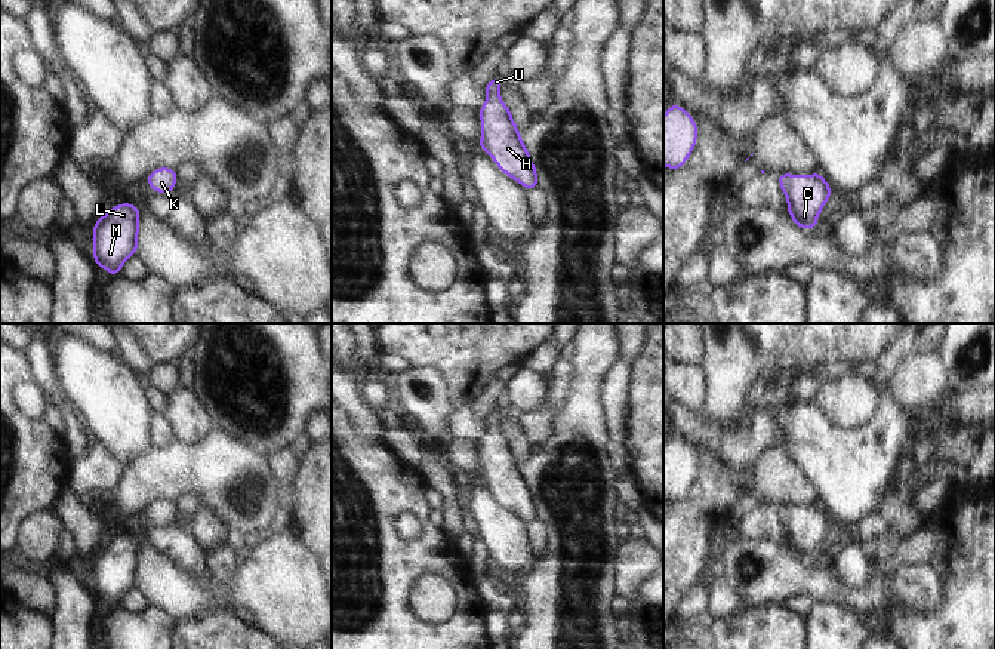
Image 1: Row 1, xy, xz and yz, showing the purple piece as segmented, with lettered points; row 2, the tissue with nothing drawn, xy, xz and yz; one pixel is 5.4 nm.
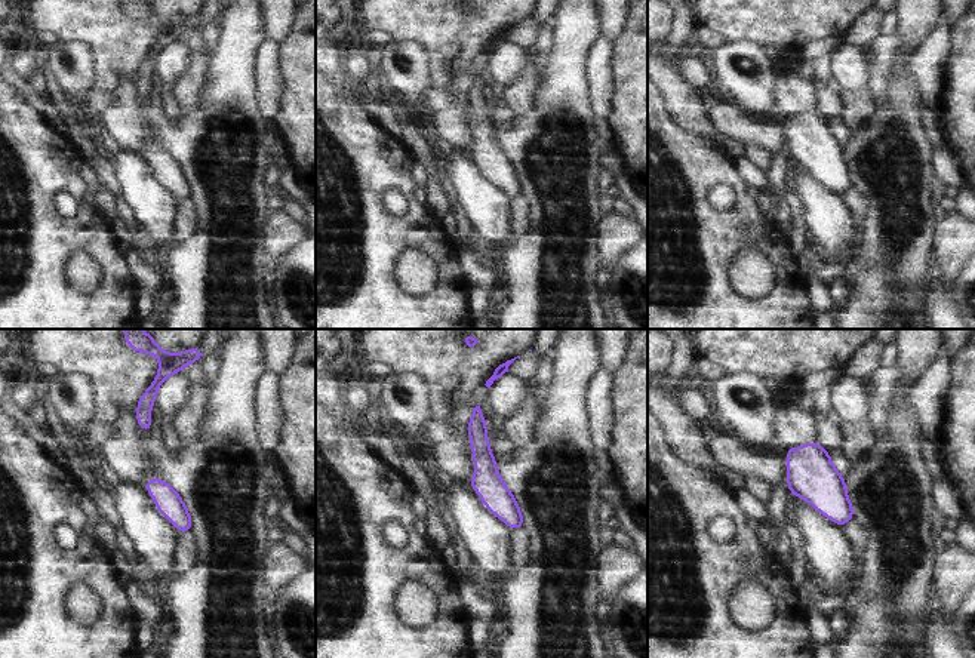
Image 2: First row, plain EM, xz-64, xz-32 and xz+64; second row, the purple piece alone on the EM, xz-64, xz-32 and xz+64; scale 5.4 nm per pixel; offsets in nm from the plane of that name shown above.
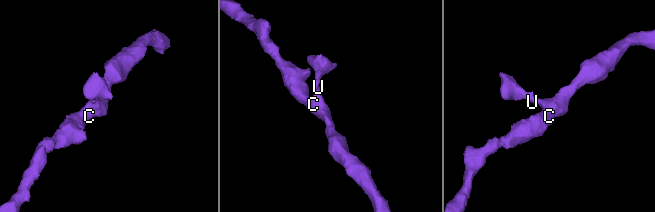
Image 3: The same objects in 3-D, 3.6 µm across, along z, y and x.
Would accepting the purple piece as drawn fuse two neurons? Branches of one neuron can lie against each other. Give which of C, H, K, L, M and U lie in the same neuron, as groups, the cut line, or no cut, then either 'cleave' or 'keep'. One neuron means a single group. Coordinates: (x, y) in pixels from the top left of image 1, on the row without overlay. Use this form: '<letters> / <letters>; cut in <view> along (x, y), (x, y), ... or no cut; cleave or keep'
C H K L M U; no cut; keep

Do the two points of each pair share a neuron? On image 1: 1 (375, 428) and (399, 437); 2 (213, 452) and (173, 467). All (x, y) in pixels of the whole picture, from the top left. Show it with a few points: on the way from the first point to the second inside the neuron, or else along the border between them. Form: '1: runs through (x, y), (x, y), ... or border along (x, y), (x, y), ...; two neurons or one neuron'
1: border along (385, 428), (382, 437); two neurons
2: runs through (203, 463), (199, 467), (184, 467); one neuron

